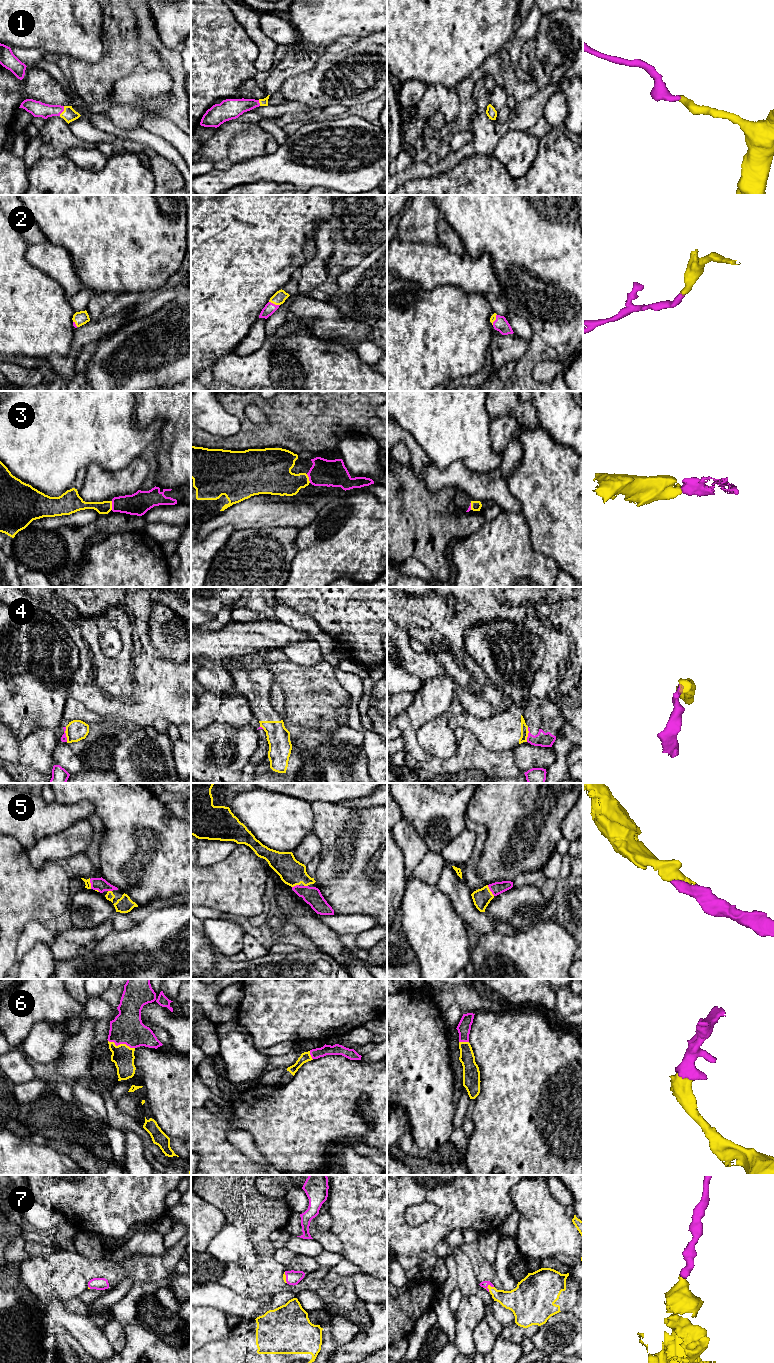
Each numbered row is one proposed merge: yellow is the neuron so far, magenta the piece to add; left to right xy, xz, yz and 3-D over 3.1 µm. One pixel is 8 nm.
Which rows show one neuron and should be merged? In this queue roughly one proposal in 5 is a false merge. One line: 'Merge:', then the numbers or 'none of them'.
Merge: 1, 2, 3, 5, 6, 7

